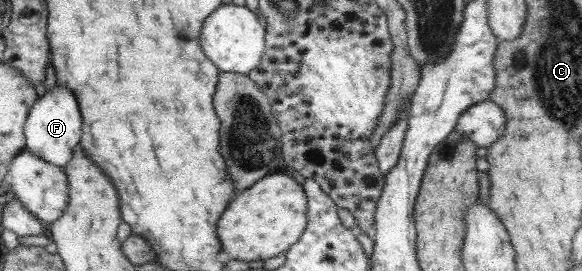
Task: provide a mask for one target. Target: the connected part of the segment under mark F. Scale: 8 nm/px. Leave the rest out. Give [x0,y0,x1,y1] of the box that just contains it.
[25,84,82,170]

